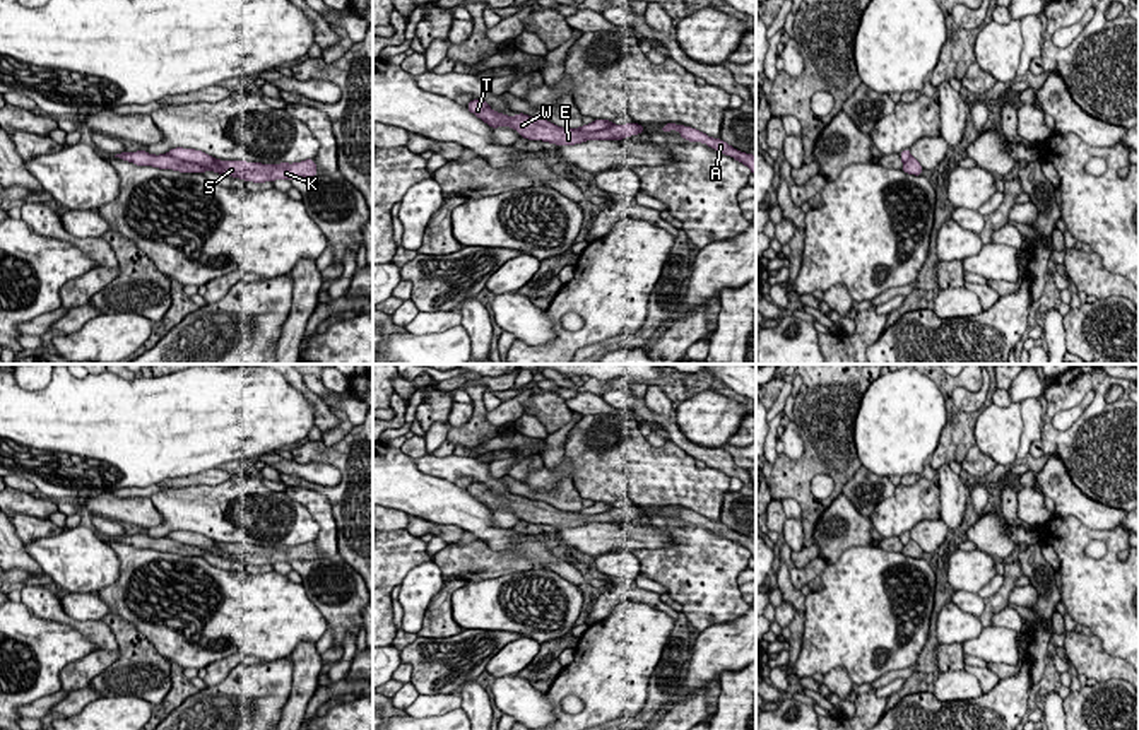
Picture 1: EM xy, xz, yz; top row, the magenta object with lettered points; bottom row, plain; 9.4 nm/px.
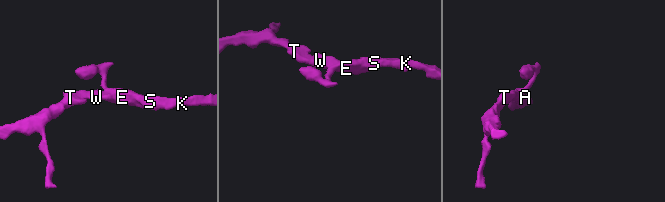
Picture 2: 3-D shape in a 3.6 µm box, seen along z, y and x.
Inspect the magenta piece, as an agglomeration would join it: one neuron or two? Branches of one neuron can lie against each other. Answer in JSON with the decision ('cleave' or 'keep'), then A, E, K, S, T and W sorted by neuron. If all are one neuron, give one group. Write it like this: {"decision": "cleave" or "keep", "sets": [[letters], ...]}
{"decision": "keep", "sets": [["A", "E", "K", "S", "T", "W"]]}

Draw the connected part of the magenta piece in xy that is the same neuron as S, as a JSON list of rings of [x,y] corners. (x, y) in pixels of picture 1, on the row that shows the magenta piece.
[[[176,147],[168,154],[154,156],[145,150],[121,152],[115,157],[133,162],[137,166],[152,166],[159,169],[173,169],[180,173],[200,173],[207,169],[222,176],[241,178],[245,181],[265,183],[275,180],[294,180],[318,176],[313,159],[287,164],[262,164],[246,161],[219,161],[195,149]]]

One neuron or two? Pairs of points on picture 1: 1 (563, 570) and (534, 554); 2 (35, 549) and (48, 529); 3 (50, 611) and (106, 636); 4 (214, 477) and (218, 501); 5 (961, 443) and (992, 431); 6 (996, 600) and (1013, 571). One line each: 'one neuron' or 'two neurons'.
1: two neurons
2: two neurons
3: one neuron
4: two neurons
5: two neurons
6: one neuron

